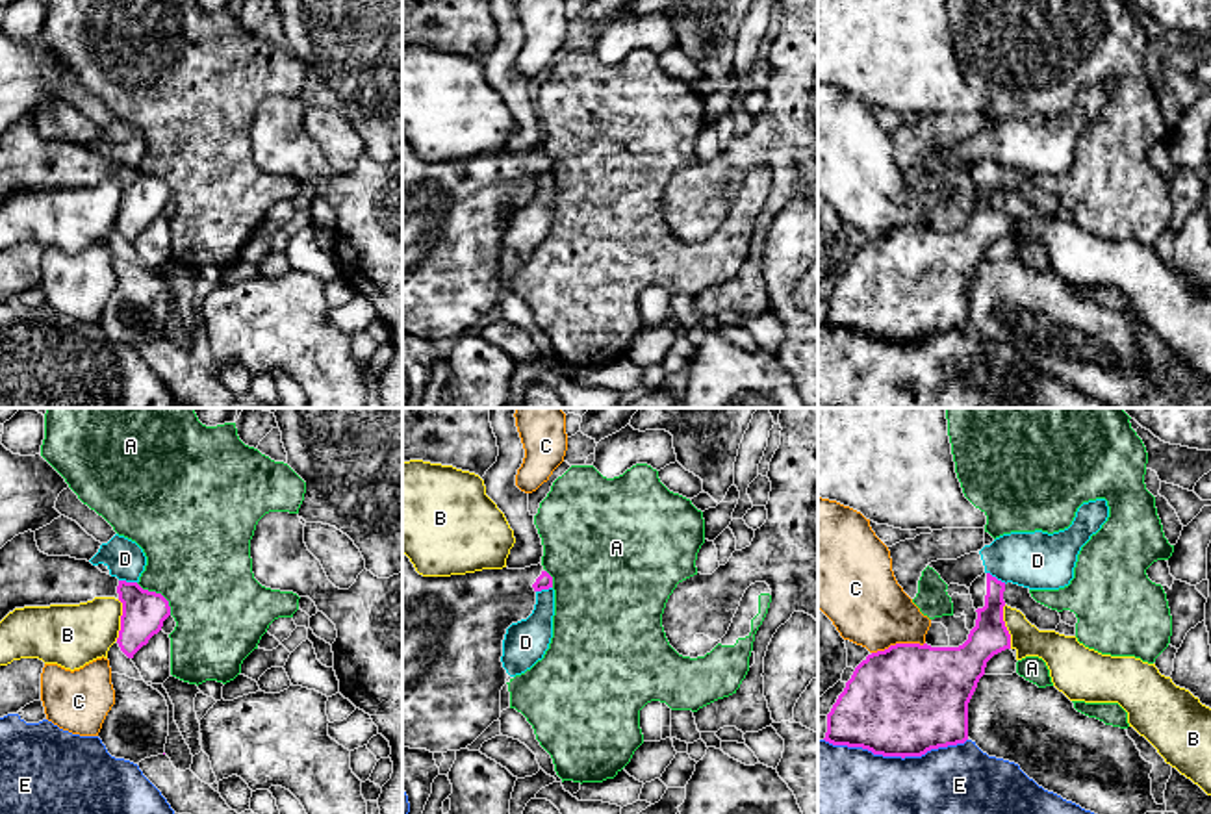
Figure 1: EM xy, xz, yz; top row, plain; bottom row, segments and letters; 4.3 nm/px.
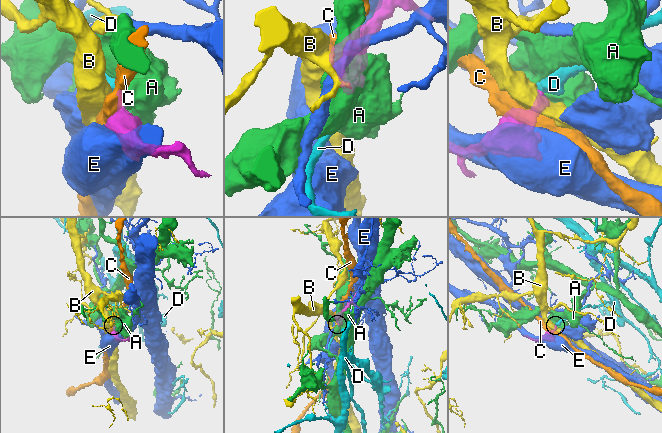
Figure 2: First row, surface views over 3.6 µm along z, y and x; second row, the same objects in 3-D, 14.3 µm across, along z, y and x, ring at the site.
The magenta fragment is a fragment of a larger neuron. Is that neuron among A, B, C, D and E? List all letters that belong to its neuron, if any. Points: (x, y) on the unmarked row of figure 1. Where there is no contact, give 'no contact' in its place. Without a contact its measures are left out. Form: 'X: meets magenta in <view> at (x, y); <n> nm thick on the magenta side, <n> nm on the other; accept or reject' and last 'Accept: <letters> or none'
A: meets magenta in xy at (158, 178); 190 nm thick on the magenta side, 460 nm on the other; reject
B: meets magenta in yz at (1006, 212); 180 nm thick on the magenta side, 150 nm on the other; reject
C: meets magenta in yz at (898, 228); 480 nm thick on the magenta side, 340 nm on the other; reject
D: meets magenta in yz at (994, 162); 150 nm thick on the magenta side, 260 nm on the other; reject
E: meets magenta in yz at (896, 340); 480 nm thick on the magenta side, 480 nm on the other; reject
Accept: none

